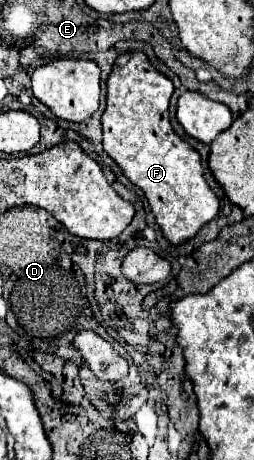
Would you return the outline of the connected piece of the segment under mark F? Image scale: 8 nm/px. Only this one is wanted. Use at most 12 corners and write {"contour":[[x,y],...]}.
{"contour":[[131,50],[107,78],[103,150],[171,244],[217,216],[173,82]]}

